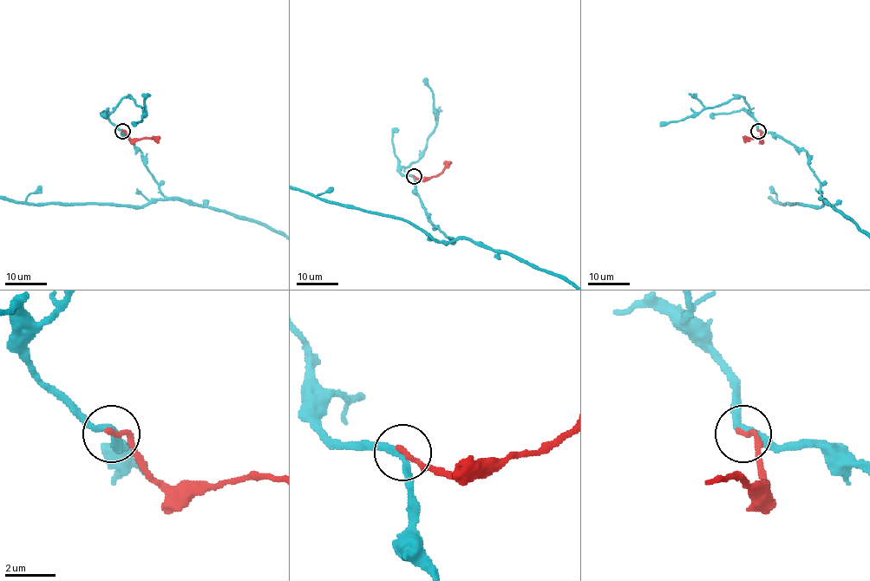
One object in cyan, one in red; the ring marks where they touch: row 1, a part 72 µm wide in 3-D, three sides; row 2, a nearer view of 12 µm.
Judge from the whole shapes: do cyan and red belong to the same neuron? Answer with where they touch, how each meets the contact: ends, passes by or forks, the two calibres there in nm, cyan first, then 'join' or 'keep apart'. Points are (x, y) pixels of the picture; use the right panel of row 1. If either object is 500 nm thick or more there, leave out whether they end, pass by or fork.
at (758, 131); cyan passes by; red ends there; 260 nm thick on the cyan side, 220 nm on the other; keep apart

